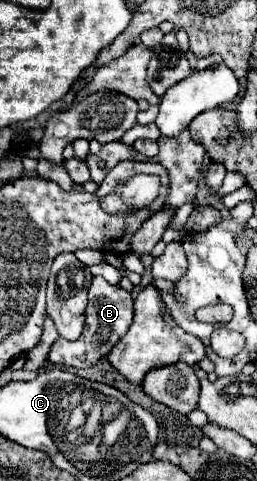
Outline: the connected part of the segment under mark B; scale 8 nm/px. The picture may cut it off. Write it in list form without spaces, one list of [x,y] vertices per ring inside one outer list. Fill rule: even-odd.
[[[94,277],[88,289],[88,309],[86,309],[86,327],[78,341],[56,339],[50,349],[48,361],[52,365],[66,365],[76,369],[86,369],[96,365],[102,357],[110,353],[110,349],[118,343],[118,339],[128,331],[132,323],[132,295],[124,291],[120,285],[110,285],[104,277]]]

